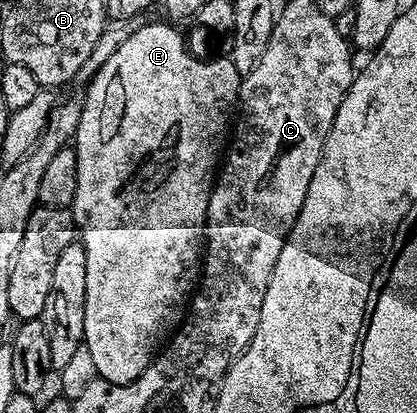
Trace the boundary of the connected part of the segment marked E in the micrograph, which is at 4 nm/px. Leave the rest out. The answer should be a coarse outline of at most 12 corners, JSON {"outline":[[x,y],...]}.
{"outline":[[144,25],[87,82],[84,344],[125,385],[202,273],[240,72]]}

